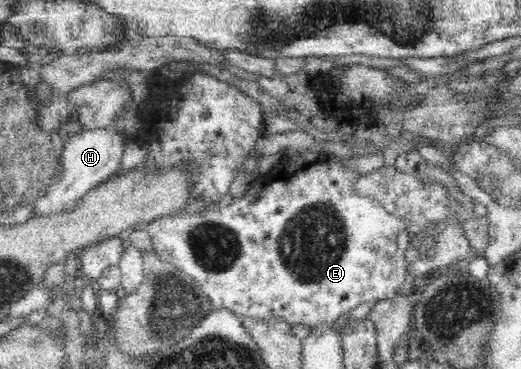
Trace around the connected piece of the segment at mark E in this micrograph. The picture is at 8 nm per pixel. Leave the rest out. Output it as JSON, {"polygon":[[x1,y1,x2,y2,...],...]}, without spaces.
{"polygon":[[327,149,321,151,293,151,287,150,281,153,281,159,277,161,273,169,263,176,256,176,249,189,241,199,235,199,227,207,217,208,211,206,203,212,189,211,185,215,169,213,153,219,147,223,147,229,151,236,152,247,158,252,160,258,174,265,175,268,193,278,202,287,209,298,213,309,225,308,240,317,259,317,266,319,269,315,285,317,291,325,308,325,310,328,319,323,331,323,338,319,344,320,345,316,361,303,373,301,373,299,393,299,397,291,403,286,405,272,405,252,410,247,410,235,407,233,407,221,385,210,381,202,375,200,372,195,363,195,358,191,357,181,361,173,357,170,347,169,341,165,341,161,333,157]]}

